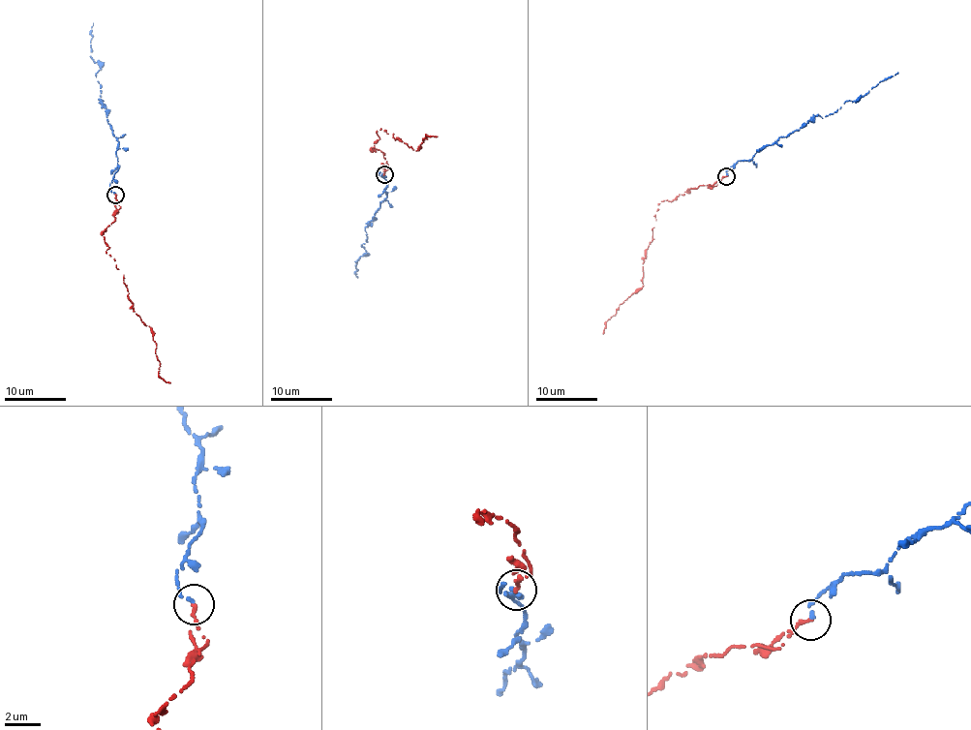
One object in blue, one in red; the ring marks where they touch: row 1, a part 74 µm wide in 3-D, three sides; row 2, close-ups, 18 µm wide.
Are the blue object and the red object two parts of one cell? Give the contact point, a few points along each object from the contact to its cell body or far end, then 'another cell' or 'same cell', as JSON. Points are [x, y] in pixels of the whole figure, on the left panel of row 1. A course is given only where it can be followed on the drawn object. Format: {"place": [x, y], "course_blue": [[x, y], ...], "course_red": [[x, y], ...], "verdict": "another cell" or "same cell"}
{"place": [115, 195], "course_blue": [[116, 194], [110, 182], [119, 167], [119, 141], [99, 100], [96, 74], [101, 68], [91, 55], [93, 23]], "course_red": [[116, 195], [114, 221], [102, 235], [106, 253], [124, 275], [134, 312], [149, 326], [158, 374], [169, 382]], "verdict": "same cell"}

